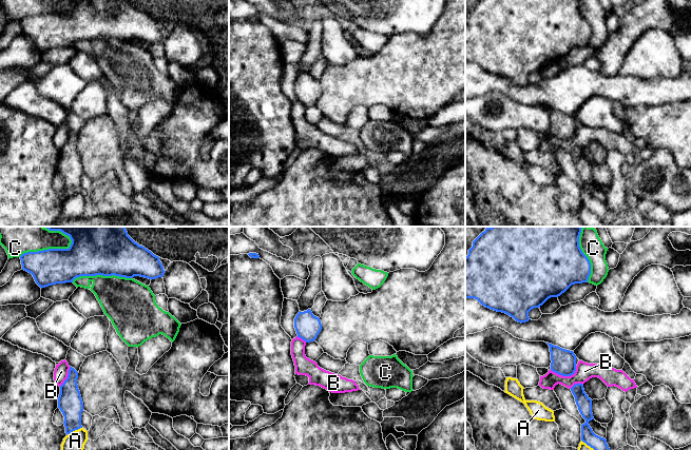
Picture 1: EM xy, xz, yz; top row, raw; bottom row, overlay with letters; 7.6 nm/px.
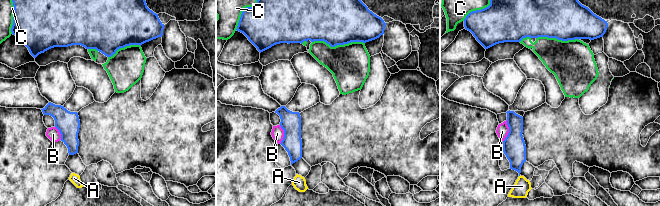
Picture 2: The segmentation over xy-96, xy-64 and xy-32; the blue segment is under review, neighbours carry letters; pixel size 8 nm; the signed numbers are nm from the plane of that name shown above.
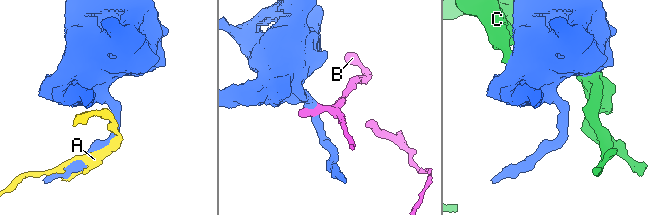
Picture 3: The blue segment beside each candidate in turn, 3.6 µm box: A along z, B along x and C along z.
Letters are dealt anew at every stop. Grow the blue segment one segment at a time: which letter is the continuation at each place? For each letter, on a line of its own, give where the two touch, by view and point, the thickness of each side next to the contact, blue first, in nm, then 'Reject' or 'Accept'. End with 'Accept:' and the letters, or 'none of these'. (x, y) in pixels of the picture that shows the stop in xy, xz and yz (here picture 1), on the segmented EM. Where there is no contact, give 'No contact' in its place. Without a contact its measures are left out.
A: Touches blue at xy (74, 430). Thickness 190 nm (blue) against 140 nm. Reject
B: Touches blue at yz (565, 375). Thickness 190 nm (blue) against 140 nm. Reject
C: Touches blue at xy (101, 274). Thickness 440 nm (blue) against 340 nm. Reject
Accept: none of these

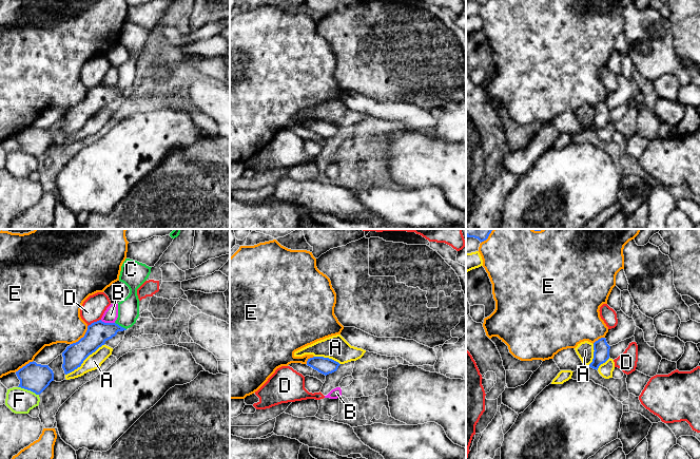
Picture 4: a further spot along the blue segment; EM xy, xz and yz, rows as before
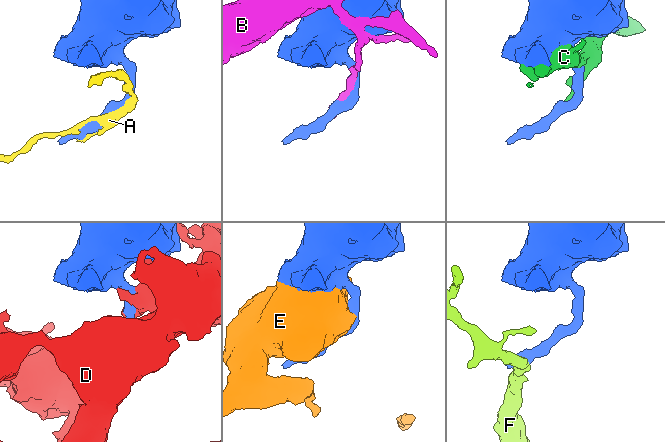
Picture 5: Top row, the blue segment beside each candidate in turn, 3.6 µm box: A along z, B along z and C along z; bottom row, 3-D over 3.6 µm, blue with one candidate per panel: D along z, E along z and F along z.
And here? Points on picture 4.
A: Touches blue at xy (83, 360). Thickness 170 nm (blue) against 120 nm. Reject
B: Touches blue at xy (108, 323). Thickness 170 nm (blue) against 110 nm. Reject
C: Touches blue at xy (120, 326). Thickness 170 nm (blue) against 160 nm. Reject
D: Touches blue at xy (94, 322). Thickness 170 nm (blue) against 180 nm. Reject
E: Touches blue at xy (81, 338). Thickness 170 nm (blue) against 360 nm. Reject
F: Touches blue at xy (28, 389). Thickness 220 nm (blue) against 190 nm. Reject
Accept: none of these

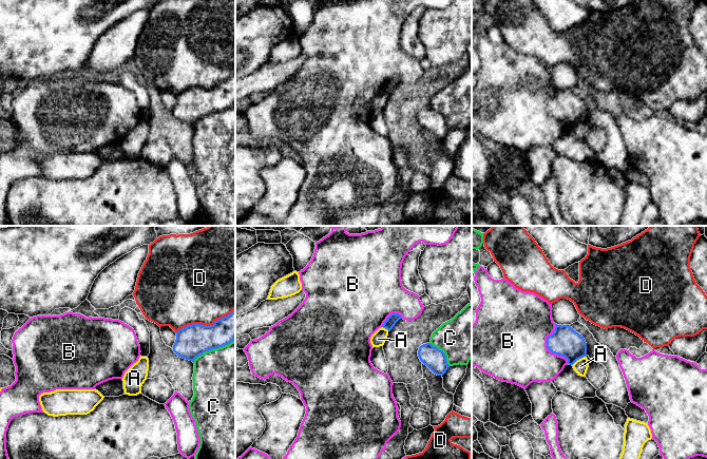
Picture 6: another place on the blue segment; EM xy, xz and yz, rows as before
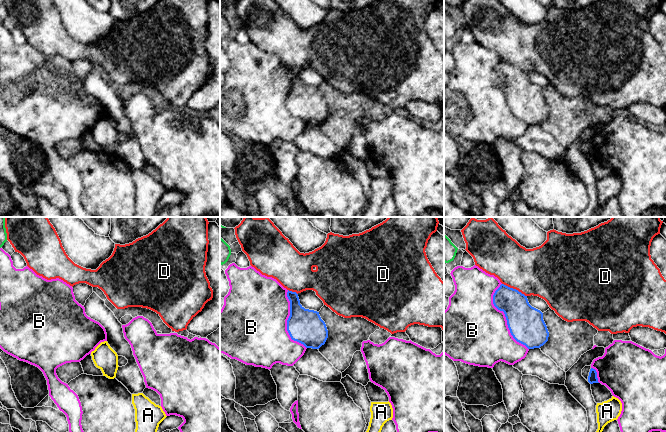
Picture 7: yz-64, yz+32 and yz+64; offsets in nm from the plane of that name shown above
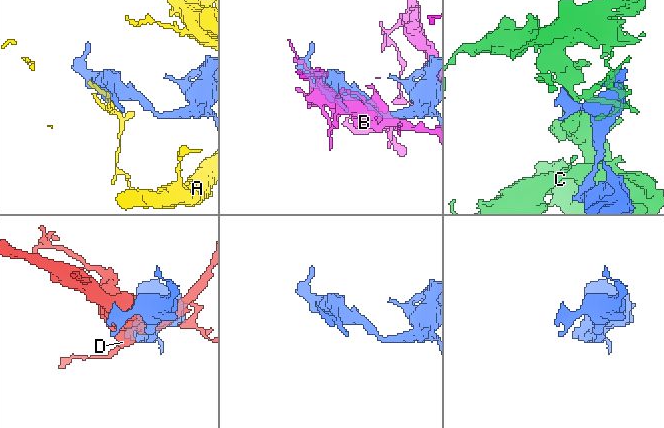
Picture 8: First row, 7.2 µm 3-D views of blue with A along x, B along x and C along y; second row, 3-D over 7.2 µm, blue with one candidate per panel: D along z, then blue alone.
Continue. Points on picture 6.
A: Touches blue at yz (578, 359). Thickness 220 nm (blue) against 110 nm. Reject
B: Touches blue at yz (547, 346). Thickness 220 nm (blue) against 500 nm. Reject
C: Touches blue at xy (212, 348). Thickness 240 nm (blue) against 480 nm. Reject
D: Touches blue at xy (204, 325). Thickness 240 nm (blue) against 480 nm. Reject
Accept: none of these

